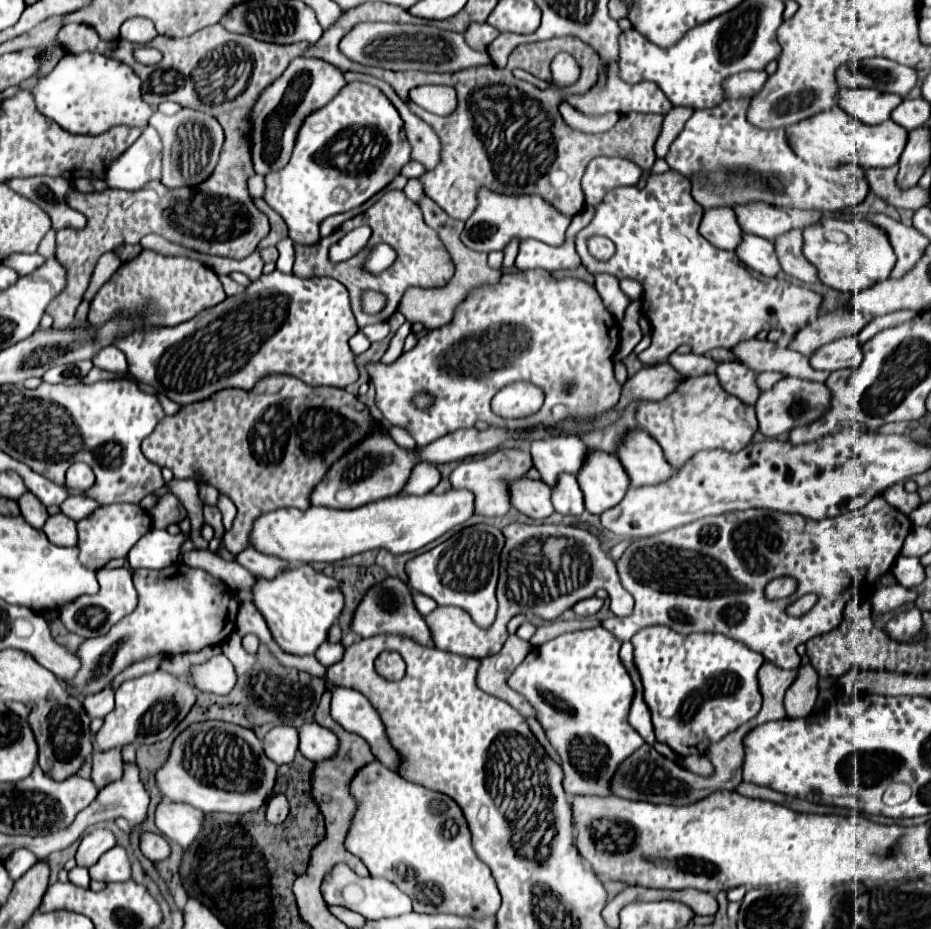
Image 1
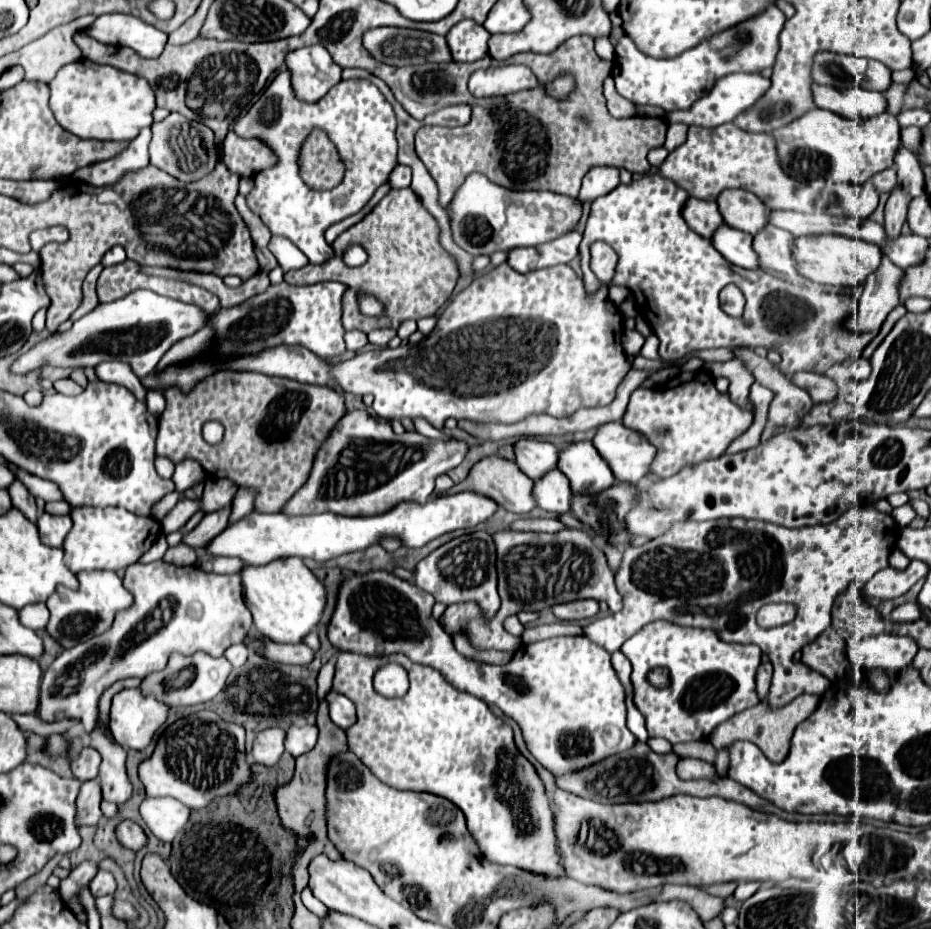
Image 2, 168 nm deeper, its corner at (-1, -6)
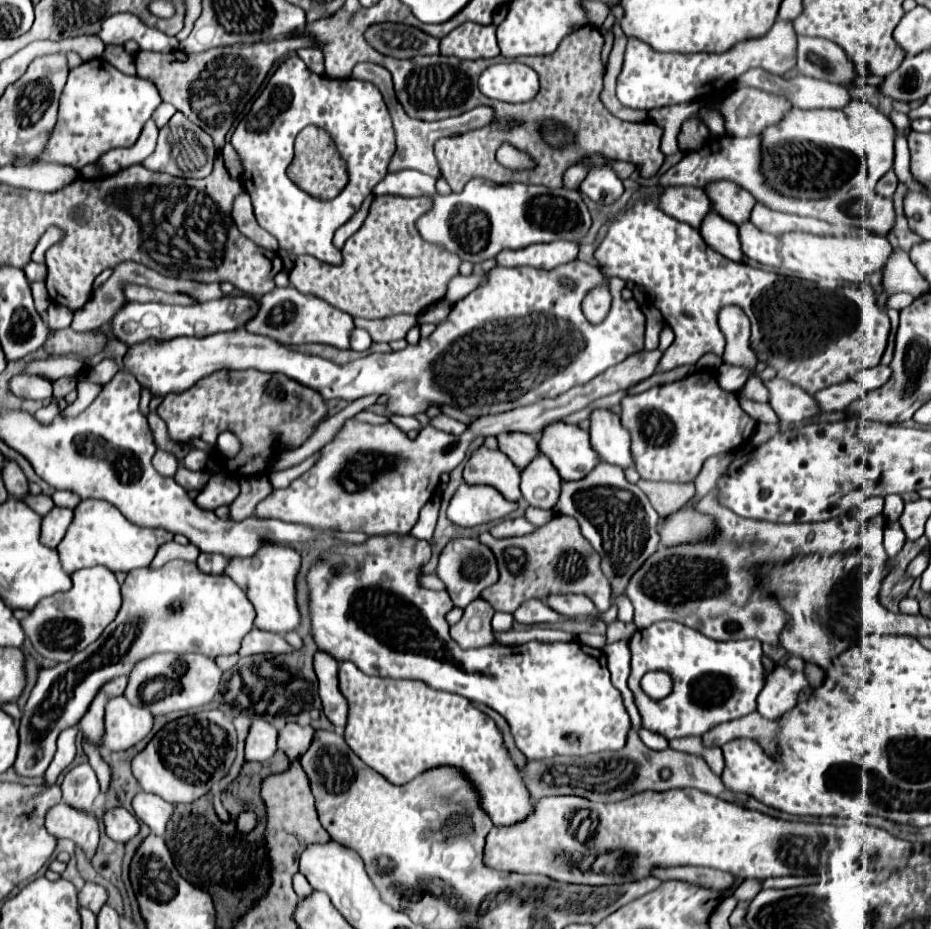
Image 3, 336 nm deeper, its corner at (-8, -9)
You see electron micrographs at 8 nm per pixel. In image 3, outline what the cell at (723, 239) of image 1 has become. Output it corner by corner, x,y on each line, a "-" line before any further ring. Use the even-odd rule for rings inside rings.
663,187
657,197
657,207
695,229
711,211
711,203
699,187

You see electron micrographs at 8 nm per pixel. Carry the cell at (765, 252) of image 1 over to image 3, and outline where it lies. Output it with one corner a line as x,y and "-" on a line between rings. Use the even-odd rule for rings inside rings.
709,211
709,215
705,215
705,223
699,227
699,233
705,243
723,257
731,261
743,261
737,225
721,219
721,215
717,215
715,211

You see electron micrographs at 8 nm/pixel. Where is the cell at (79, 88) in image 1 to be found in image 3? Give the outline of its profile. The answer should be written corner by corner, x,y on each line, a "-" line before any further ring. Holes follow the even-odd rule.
103,59
85,61
69,71
69,79
65,83
59,103
59,117
53,127
55,131
51,131
45,151
33,157
25,155
17,159
13,167
43,161
43,163
69,165
79,171
89,163
97,163
97,157
101,157
109,149
133,145
141,135
145,121
151,119
159,103
161,97
151,81
141,79
137,75
133,77
123,75

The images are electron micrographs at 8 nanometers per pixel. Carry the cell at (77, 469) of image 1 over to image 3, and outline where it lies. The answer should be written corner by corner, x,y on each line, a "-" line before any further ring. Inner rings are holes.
55,491
53,493
53,503
59,505
59,507
69,507
69,509
75,509
77,503
79,503
79,495
73,493
73,491

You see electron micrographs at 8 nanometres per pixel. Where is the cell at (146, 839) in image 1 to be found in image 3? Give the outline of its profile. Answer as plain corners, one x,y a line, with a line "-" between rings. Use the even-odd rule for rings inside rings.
123,807
107,809
103,815
103,823
105,823
105,833
119,843
125,843
127,839
135,837
139,831
137,819

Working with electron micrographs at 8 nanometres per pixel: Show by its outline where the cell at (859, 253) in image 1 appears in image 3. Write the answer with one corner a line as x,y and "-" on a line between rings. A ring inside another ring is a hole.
791,231
779,235
781,243
781,265
791,271
813,273
827,279
843,279
843,281
863,281
869,273
875,273
885,267
893,247
883,235
875,235
869,231
851,233
843,237
833,235
805,235
799,231

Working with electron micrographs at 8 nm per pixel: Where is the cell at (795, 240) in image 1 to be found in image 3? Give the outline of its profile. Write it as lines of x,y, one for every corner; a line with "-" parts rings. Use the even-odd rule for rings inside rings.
745,223
739,227
739,239
741,239
741,251
745,257
771,267
781,265
781,259
777,253
779,241
775,235
763,233
755,225

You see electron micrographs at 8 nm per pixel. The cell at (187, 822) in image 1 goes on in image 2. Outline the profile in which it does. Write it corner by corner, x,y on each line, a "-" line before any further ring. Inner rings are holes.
146,798
140,806
140,814
158,840
172,842
186,826
190,808
174,798

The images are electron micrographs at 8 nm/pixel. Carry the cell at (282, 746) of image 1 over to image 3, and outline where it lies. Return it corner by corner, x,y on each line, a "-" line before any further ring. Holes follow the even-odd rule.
251,719
251,727
245,739
245,759
265,761
277,751
277,729
263,719

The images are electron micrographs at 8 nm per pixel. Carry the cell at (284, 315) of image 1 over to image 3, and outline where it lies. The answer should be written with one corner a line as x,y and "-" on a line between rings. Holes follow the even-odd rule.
275,287
267,295
261,297
261,309
251,319
245,329
249,333
265,335
277,339
283,345
297,345
297,343
327,343
337,349
349,349
349,333
353,329
353,319
345,311
335,309
327,301
315,295
303,295
295,287
279,289

